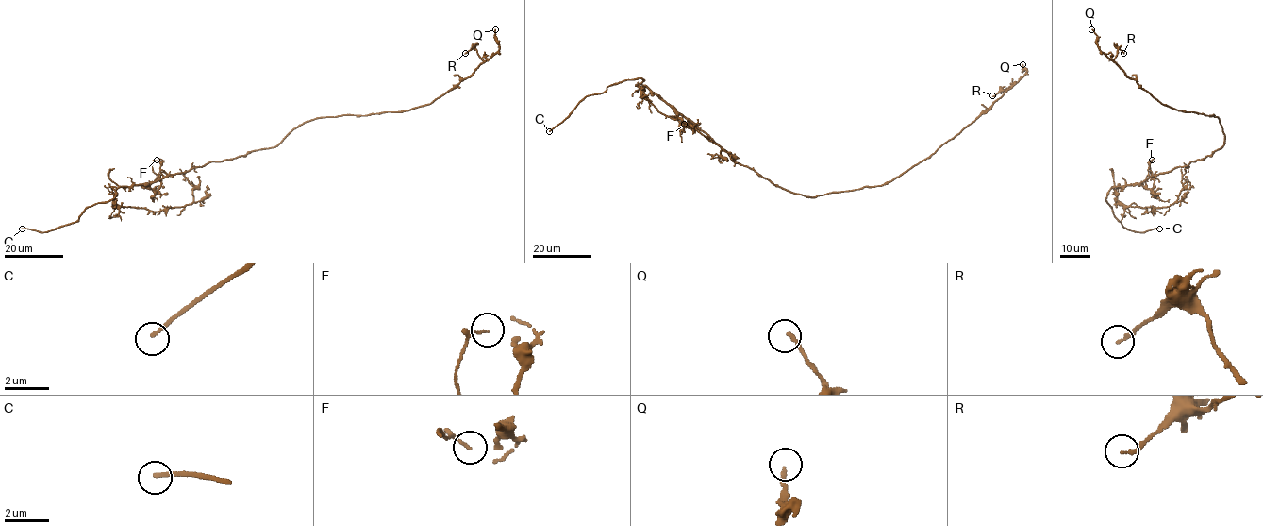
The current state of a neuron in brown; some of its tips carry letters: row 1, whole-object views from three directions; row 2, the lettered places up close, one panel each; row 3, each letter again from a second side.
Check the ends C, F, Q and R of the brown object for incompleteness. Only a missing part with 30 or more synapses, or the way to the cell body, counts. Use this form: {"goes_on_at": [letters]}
{"goes_on_at": ["C"]}

